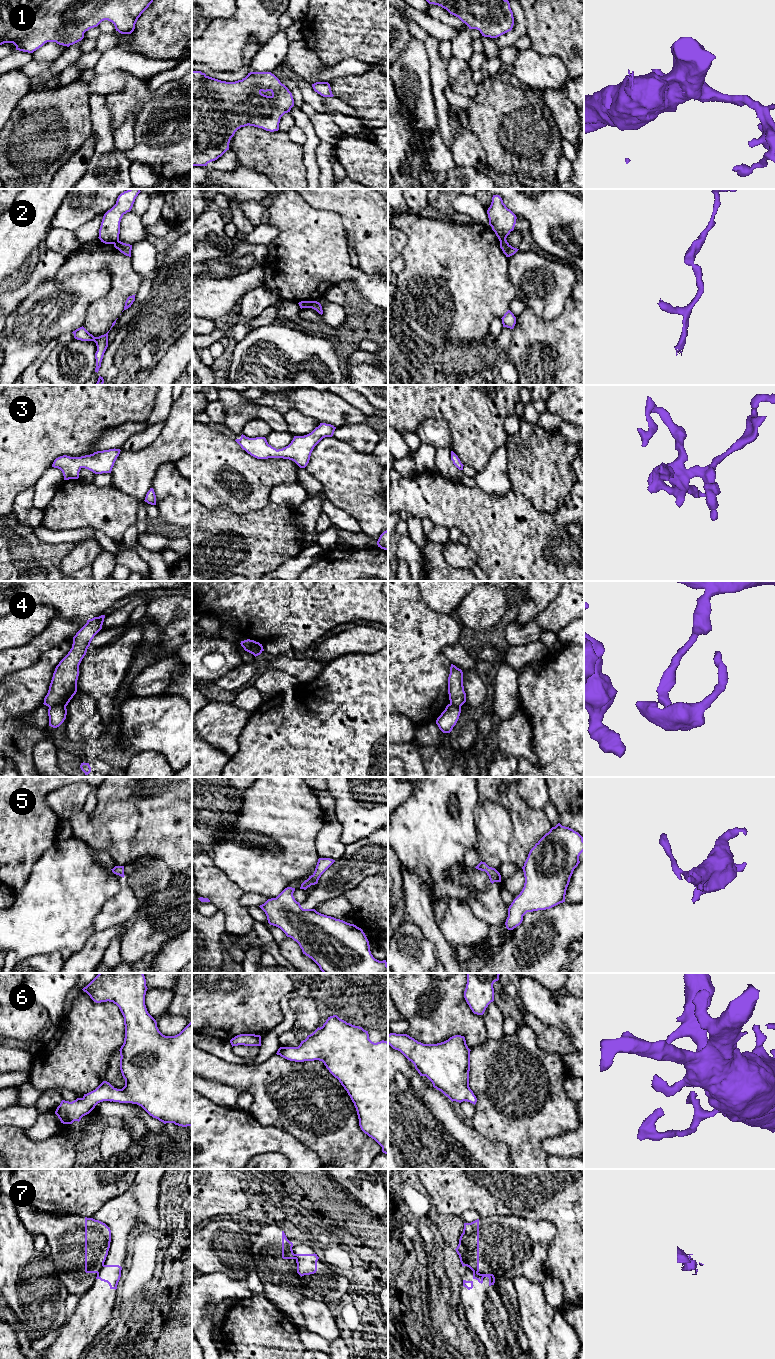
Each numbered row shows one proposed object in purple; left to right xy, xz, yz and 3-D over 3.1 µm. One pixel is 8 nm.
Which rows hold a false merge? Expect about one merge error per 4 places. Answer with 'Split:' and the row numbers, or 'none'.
Split: 2, 4, 7

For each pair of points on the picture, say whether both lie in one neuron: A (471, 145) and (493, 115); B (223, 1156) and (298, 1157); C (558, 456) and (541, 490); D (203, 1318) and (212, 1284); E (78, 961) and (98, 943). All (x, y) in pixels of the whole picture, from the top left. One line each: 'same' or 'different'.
A: different
B: same
C: same
D: same
E: same

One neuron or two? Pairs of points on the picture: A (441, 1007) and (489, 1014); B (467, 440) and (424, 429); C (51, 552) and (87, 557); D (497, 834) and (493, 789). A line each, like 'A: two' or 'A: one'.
A: two
B: two
C: two
D: one

